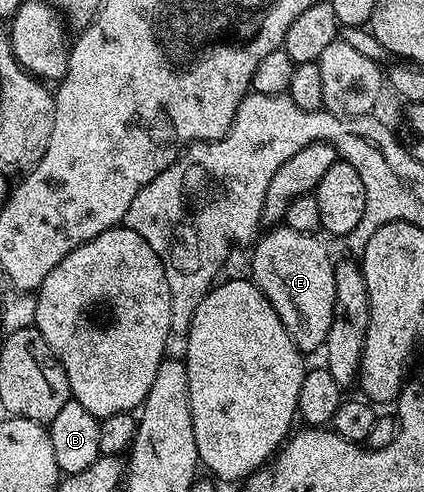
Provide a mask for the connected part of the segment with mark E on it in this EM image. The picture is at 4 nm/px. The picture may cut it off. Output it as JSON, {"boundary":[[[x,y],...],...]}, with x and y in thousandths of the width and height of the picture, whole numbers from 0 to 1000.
{"boundary":[[[646,459],[630,472],[637,472],[630,480],[611,478],[597,498],[587,559],[632,614],[642,614],[642,630],[670,654],[670,671],[679,671],[703,709],[715,720],[748,707],[752,713],[774,687],[792,622],[790,522],[778,522],[764,490],[729,472],[700,472],[672,459]]]}

